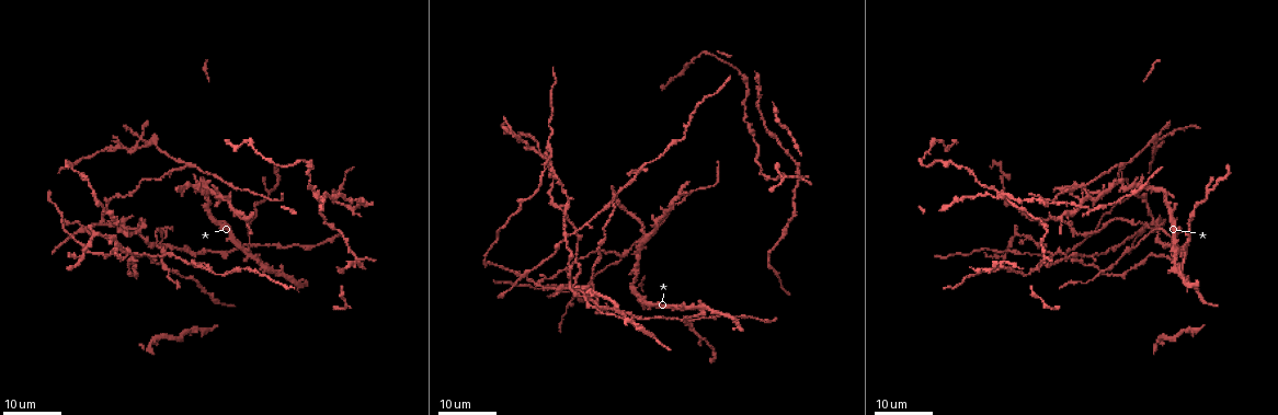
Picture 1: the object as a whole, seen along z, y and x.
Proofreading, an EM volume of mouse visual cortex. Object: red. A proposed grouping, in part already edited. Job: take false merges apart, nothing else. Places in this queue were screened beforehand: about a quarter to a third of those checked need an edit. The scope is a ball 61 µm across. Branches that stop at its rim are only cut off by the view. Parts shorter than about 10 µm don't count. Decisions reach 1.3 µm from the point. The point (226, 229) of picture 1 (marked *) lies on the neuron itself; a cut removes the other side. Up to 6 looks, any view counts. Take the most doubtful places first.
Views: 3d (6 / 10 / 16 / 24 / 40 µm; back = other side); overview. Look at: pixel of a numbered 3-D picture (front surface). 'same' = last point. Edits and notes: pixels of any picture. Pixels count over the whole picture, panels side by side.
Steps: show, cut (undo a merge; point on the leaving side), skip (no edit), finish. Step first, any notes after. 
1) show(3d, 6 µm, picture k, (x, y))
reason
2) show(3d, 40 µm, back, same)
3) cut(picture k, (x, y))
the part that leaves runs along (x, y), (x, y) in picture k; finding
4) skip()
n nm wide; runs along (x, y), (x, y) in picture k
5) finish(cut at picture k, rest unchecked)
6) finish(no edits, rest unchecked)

show(3d, 24 µm, picture 1, (185, 163))
three-way junction

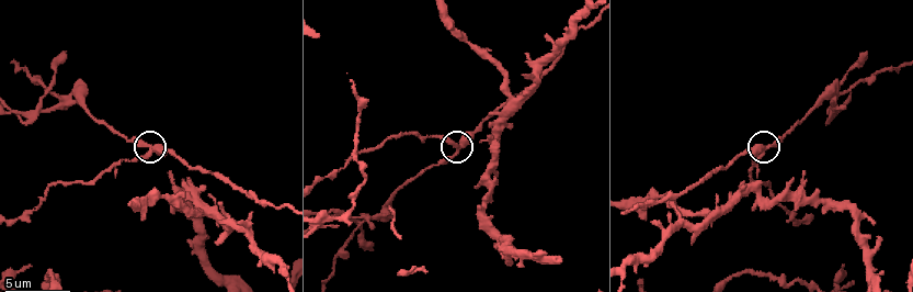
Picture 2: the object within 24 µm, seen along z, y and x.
show(3d, 6 µm, picture 2, (456, 150))

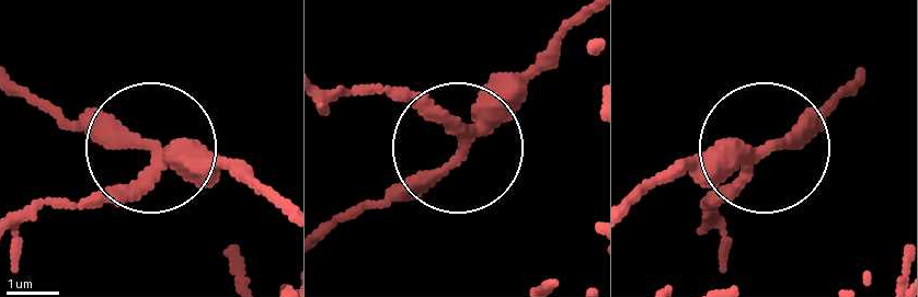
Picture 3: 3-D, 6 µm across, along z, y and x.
cut(picture 3, (113, 128))
250 nm wide; the part that leaves runs along (155, 157), (24, 101) in picture 3; two neurons meet here

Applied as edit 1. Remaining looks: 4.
show(overview)

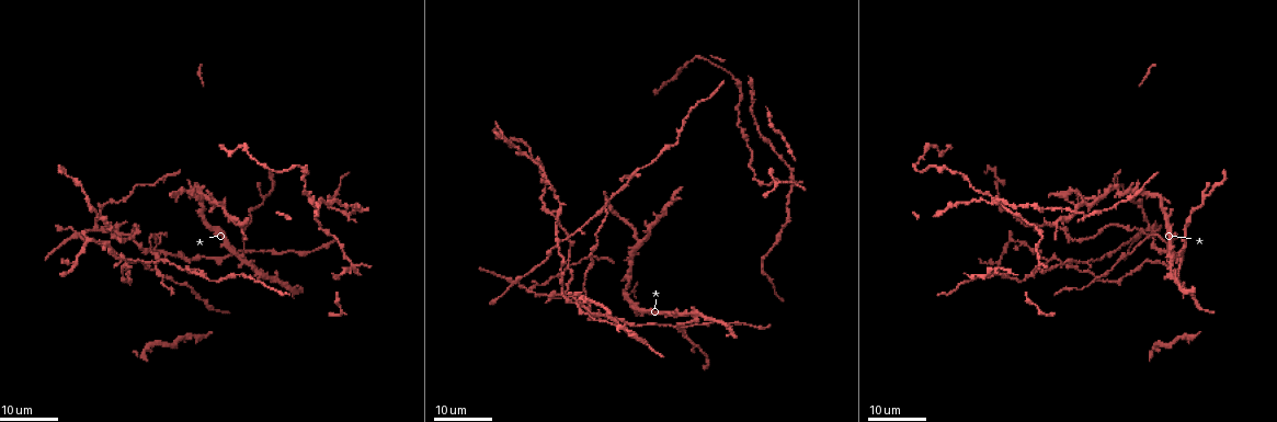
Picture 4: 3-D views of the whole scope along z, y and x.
show(3d, 24 µm, picture 4, (247, 251))

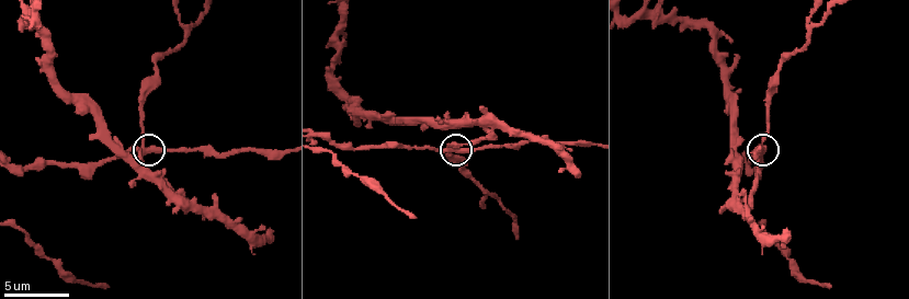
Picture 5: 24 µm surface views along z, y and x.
show(3d, 10 µm, picture 5, (145, 151))
closer look

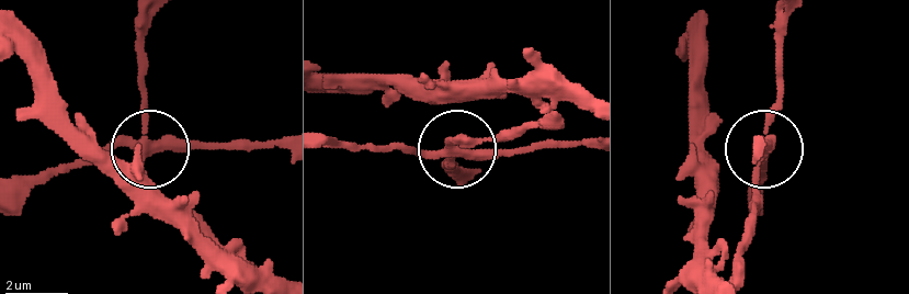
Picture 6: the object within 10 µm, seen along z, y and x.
cut(picture 6, (462, 143))
4 arms; the part that leaves runs along (145, 144), (145, 20) in picture 6; a second neuron is stuck on

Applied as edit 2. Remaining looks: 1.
finish(cut at picture 3, cut at picture 6, rest unchecked)

